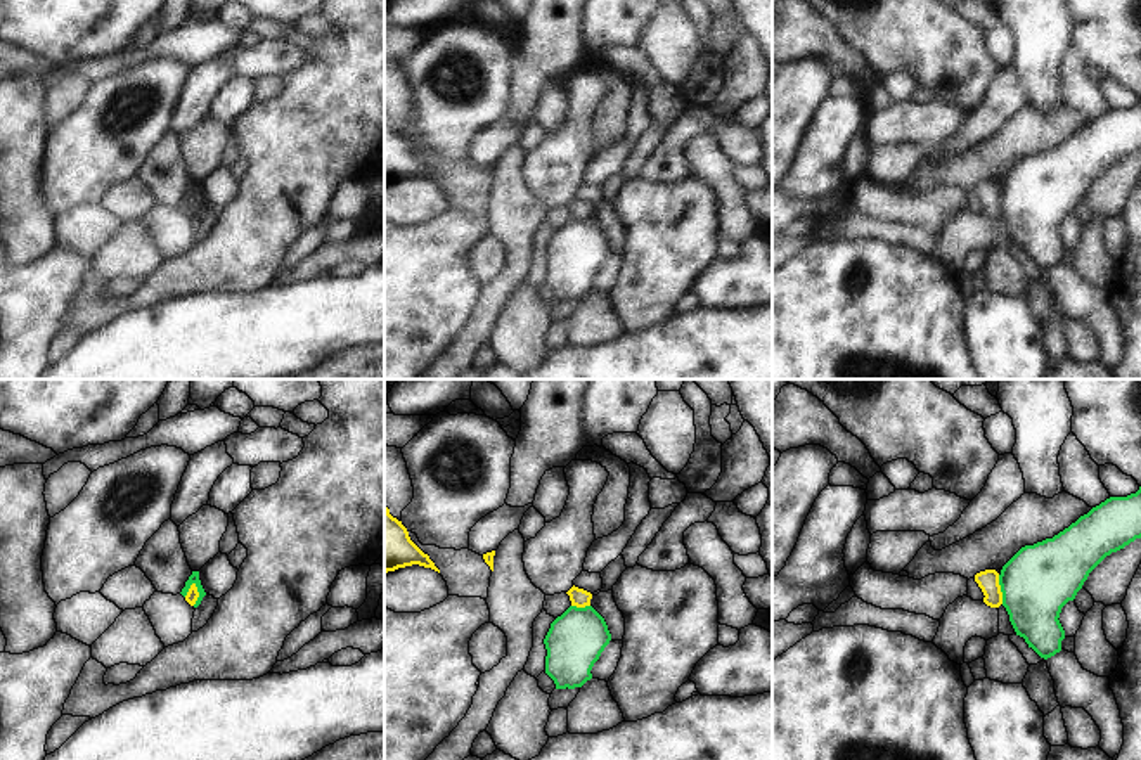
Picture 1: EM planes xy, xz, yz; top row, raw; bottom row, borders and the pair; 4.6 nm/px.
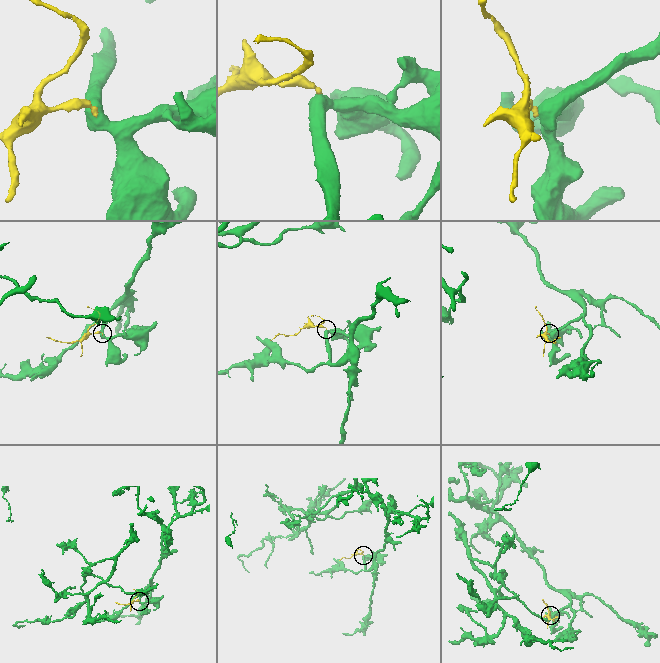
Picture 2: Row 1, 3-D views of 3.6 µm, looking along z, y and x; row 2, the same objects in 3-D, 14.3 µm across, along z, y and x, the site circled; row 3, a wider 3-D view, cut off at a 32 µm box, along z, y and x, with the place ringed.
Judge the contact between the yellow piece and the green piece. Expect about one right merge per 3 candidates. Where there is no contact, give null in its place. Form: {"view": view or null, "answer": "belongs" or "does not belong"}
{"view": "xy", "answer": "does not belong"}

